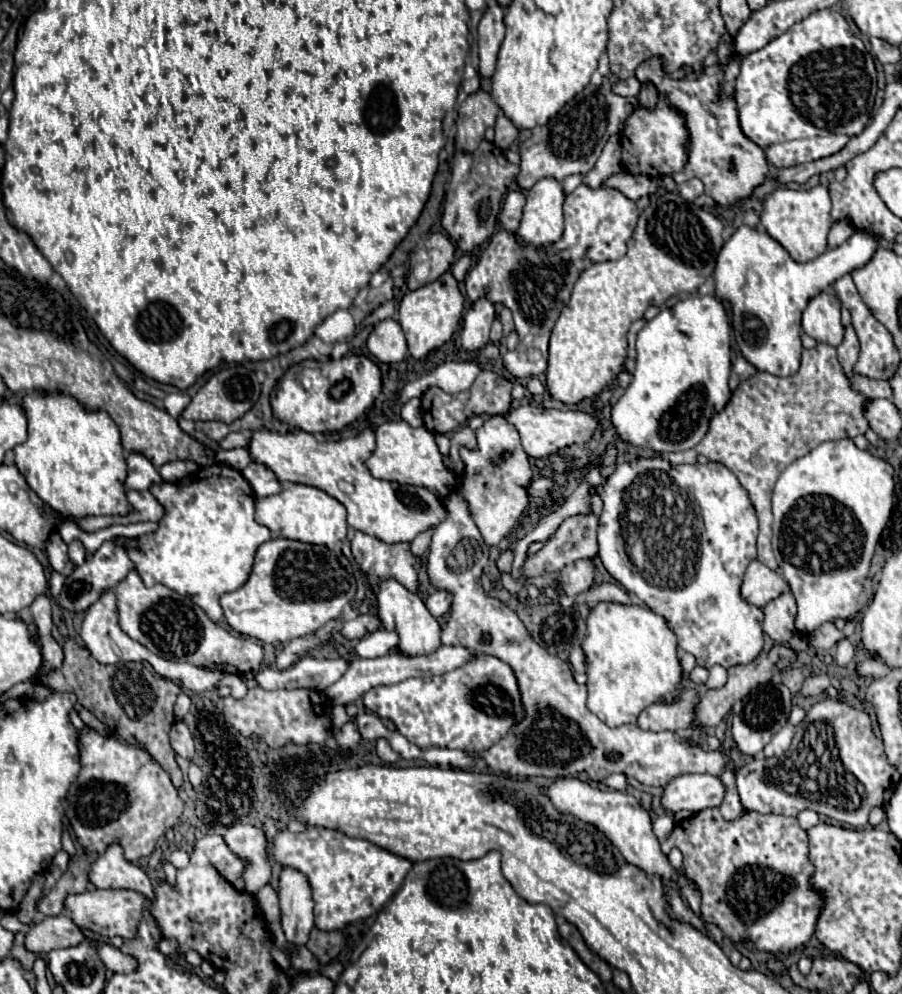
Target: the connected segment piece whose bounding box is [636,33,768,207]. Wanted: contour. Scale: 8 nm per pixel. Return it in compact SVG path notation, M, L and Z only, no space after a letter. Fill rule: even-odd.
M726 33L720 39L718 51L716 51L718 61L712 67L708 67L700 79L690 83L674 81L666 77L666 73L662 71L660 59L648 59L636 71L638 81L652 83L658 89L658 93L666 95L666 101L670 101L670 107L678 109L678 113L686 117L686 129L690 133L688 159L684 169L674 175L676 183L684 183L690 177L698 177L706 187L704 193L722 207L734 207L738 201L750 199L752 191L768 179L768 159L764 149L758 147L754 141L750 141L742 133L740 121L738 121L738 109L734 105L734 95L722 89L724 69L730 57L730 45L732 45L732 37Z

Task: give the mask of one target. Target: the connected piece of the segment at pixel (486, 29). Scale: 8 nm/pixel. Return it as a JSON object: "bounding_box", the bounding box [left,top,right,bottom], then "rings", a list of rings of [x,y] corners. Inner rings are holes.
{"bounding_box":[478,5,504,79],"rings":[[[500,5],[488,7],[478,25],[478,45],[480,45],[480,77],[490,79],[496,69],[496,55],[504,37],[504,9]]]}

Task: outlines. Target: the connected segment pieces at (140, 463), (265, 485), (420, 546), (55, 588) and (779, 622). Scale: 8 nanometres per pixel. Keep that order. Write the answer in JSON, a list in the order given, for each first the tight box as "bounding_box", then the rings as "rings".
[{"bounding_box":[126,453,162,491],"rings":[[[130,453],[126,459],[128,465],[128,475],[126,475],[126,489],[136,489],[136,491],[146,491],[152,483],[160,483],[162,477],[154,469],[154,465],[142,457],[140,453]]]},{"bounding_box":[242,461,284,497],"rings":[[[252,461],[242,471],[242,475],[250,481],[250,485],[258,497],[276,495],[284,489],[284,485],[274,477],[274,473],[270,473],[270,469],[266,469],[266,465],[254,465],[254,461]]]},{"bounding_box":[410,529,432,557],"rings":[[[428,529],[426,533],[422,533],[422,535],[418,535],[412,543],[410,543],[410,551],[412,551],[412,555],[414,557],[424,557],[426,555],[426,551],[428,551],[428,545],[430,545],[430,537],[432,537],[432,529]]]},{"bounding_box":[48,571,64,599],"rings":[[[52,571],[50,573],[50,581],[48,581],[48,585],[50,585],[50,595],[54,597],[54,599],[58,599],[58,593],[60,593],[60,589],[62,589],[62,585],[64,585],[64,575],[60,575],[60,573],[56,573],[56,571]]]},{"bounding_box":[762,591,796,643],"rings":[[[790,591],[770,601],[762,611],[764,611],[762,631],[770,635],[776,643],[786,643],[796,633],[796,627],[794,627],[796,601]]]}]

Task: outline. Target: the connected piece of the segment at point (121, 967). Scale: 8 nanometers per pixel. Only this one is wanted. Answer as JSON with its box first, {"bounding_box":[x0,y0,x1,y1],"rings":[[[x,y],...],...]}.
{"bounding_box":[98,941,138,973],"rings":[[[100,941],[98,947],[98,957],[102,959],[102,963],[114,971],[114,973],[132,973],[136,967],[138,967],[138,961],[134,961],[134,957],[122,953],[118,947],[114,947],[112,943],[106,943],[106,941]]]}

